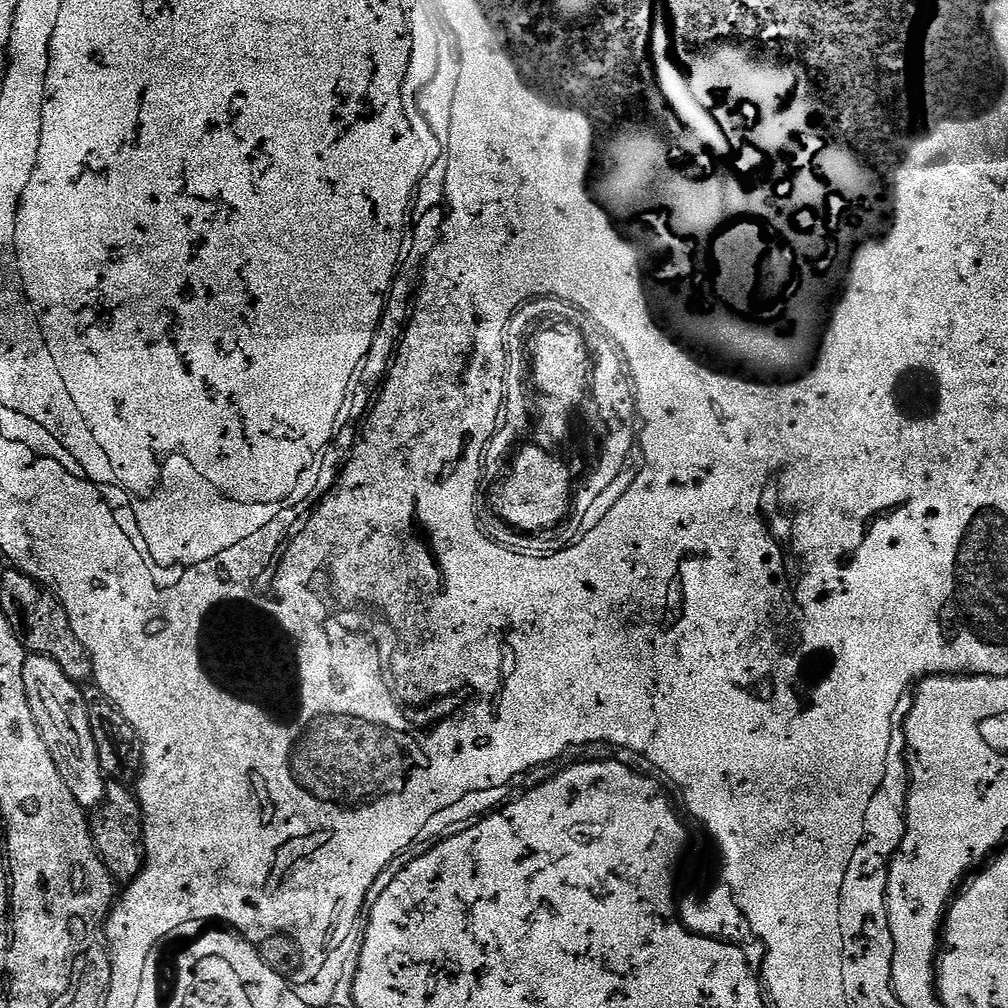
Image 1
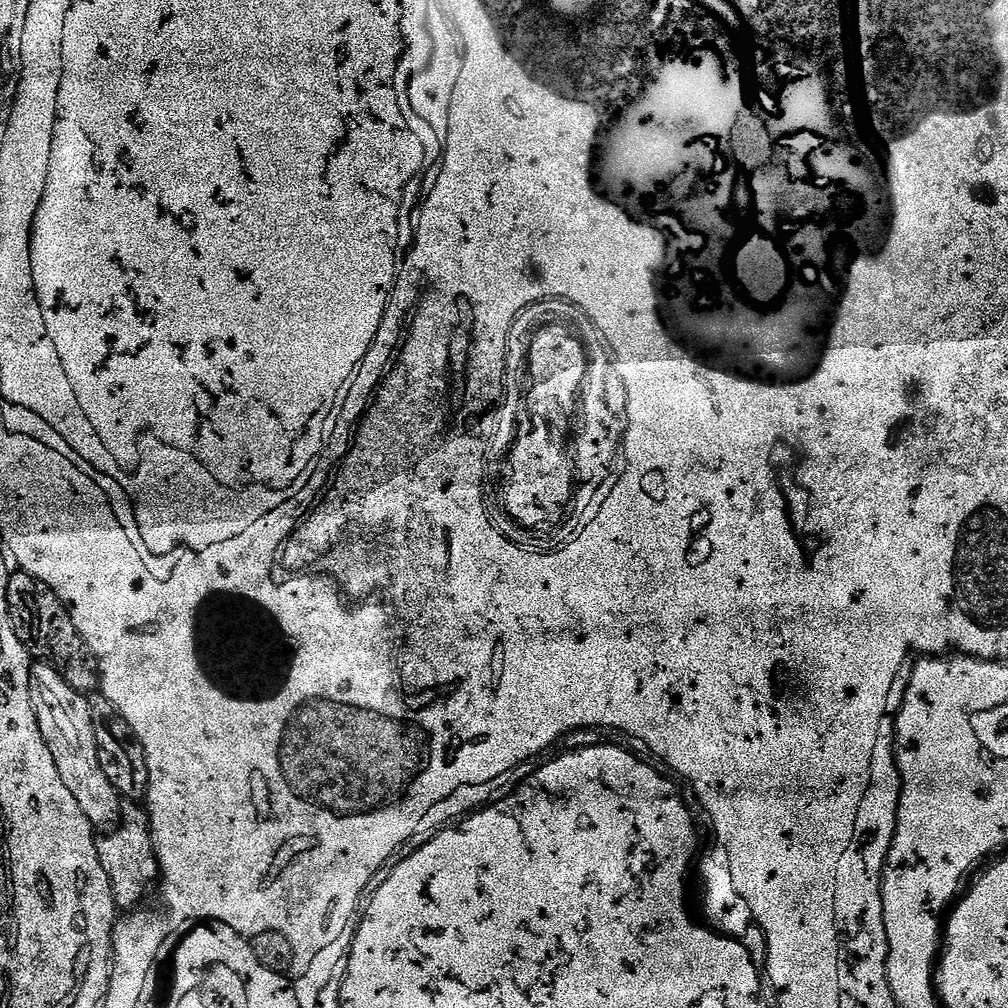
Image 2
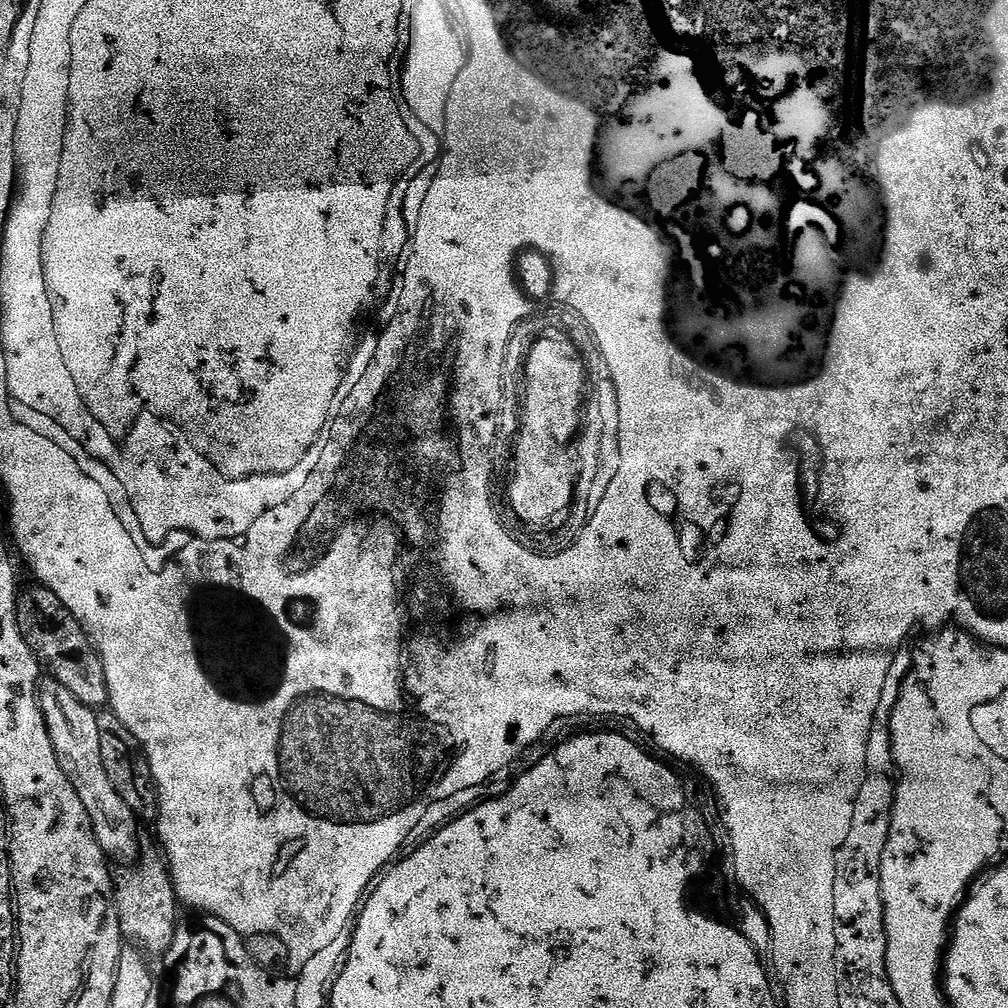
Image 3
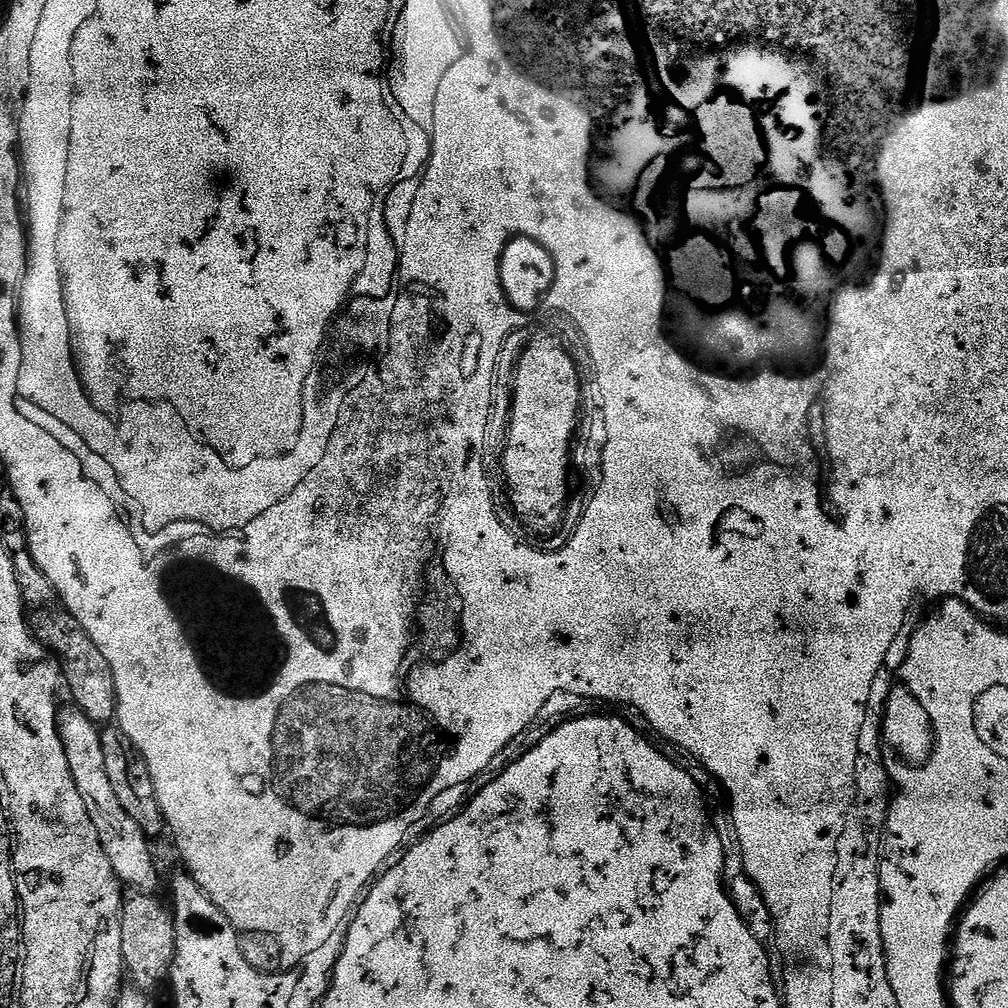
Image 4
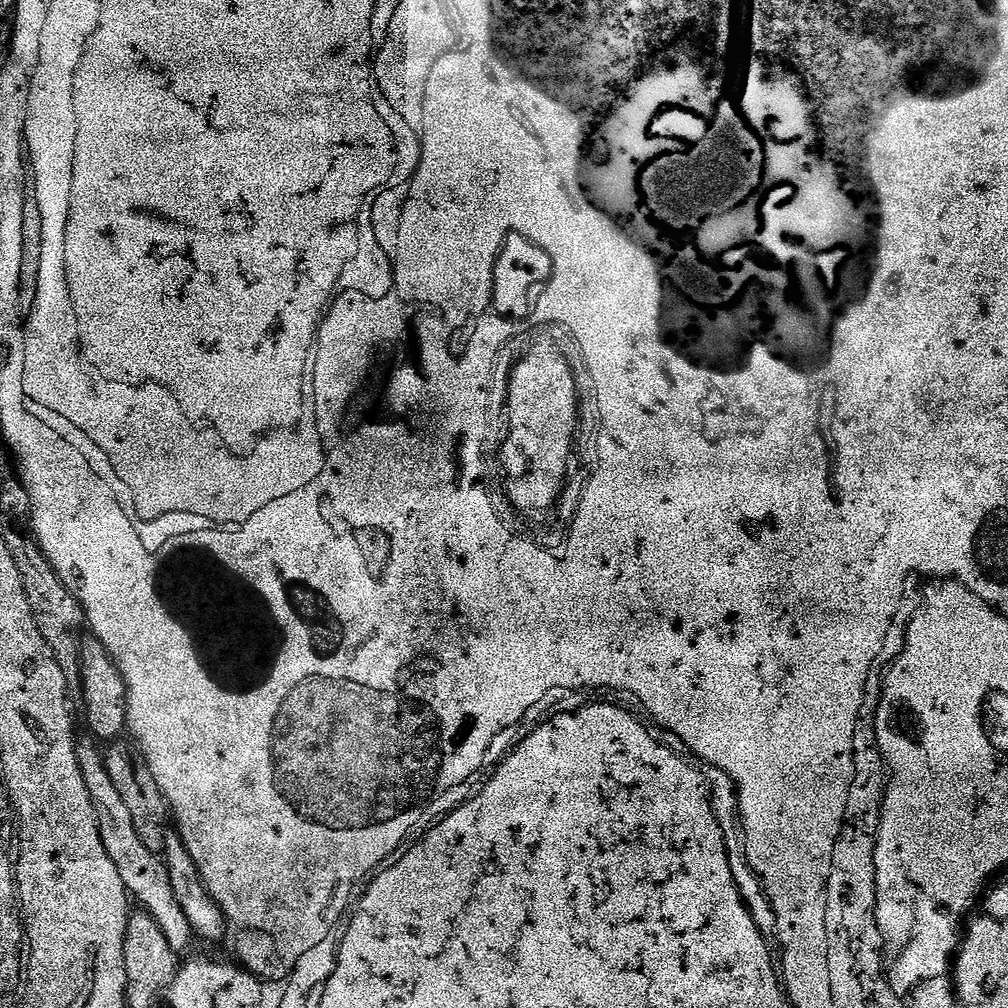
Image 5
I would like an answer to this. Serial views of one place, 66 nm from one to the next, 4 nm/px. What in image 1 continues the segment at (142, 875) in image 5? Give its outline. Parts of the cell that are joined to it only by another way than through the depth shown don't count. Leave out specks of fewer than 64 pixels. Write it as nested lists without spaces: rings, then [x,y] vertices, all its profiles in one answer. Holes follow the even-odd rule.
[[[29,655],[24,661],[22,682],[26,686],[26,698],[30,702],[32,717],[40,731],[62,782],[74,794],[74,798],[85,810],[95,810],[104,803],[104,785],[106,777],[98,762],[98,750],[94,746],[94,734],[90,734],[88,717],[89,701],[80,693],[81,685],[66,678],[62,666],[45,656]]]

